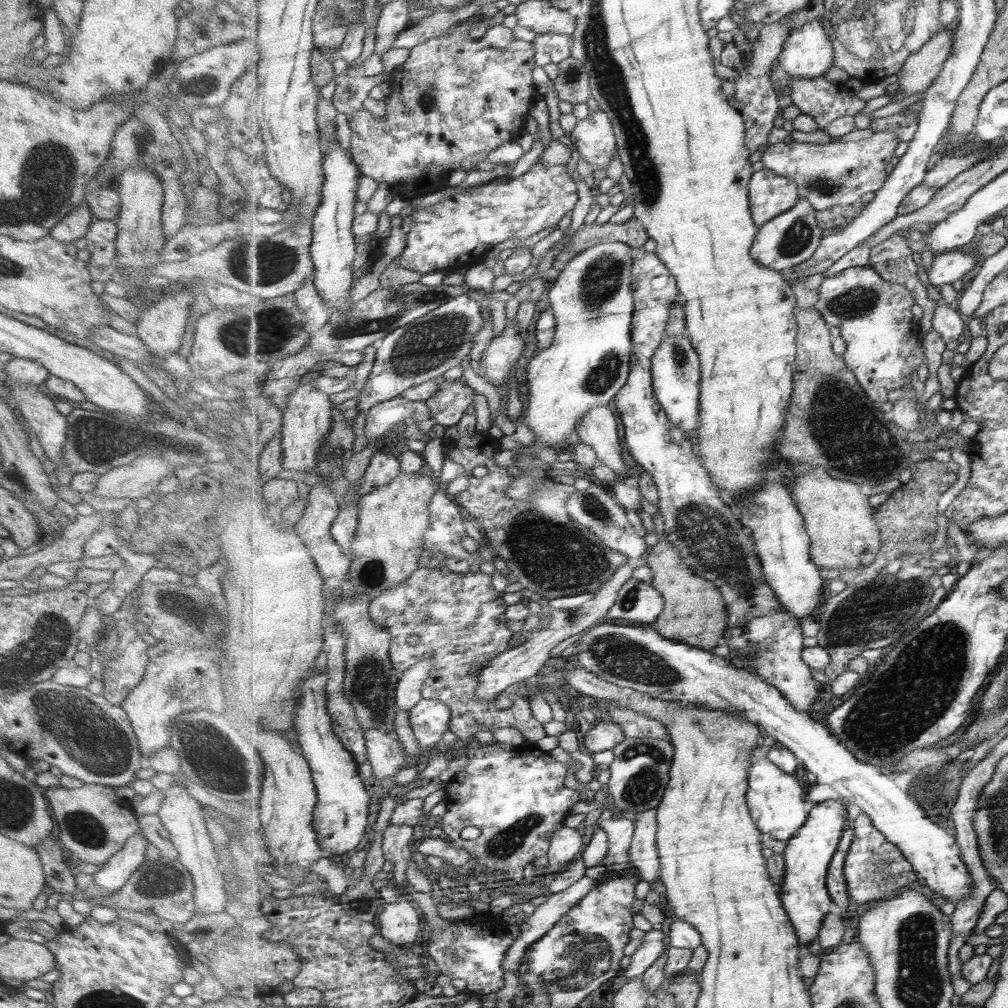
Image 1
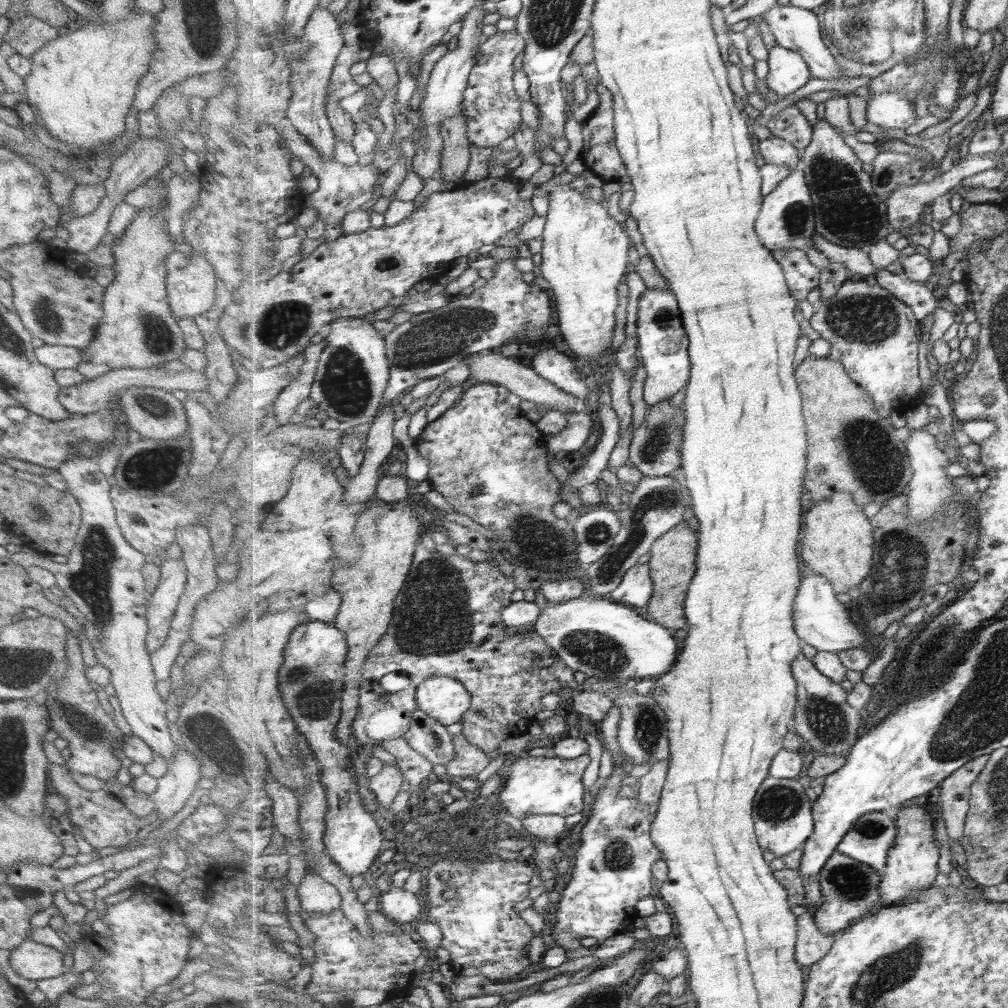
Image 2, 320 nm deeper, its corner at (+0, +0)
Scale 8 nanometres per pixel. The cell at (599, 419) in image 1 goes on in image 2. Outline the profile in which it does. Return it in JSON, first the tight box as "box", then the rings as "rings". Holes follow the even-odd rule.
{"box":[467,350,587,413],"rings":[[[496,350],[478,352],[467,356],[467,365],[470,368],[470,376],[467,383],[491,383],[499,386],[505,386],[510,392],[518,394],[522,400],[532,401],[537,404],[545,404],[549,409],[557,409],[567,413],[587,412],[587,404],[584,404],[582,398],[577,398],[564,390],[561,390],[556,384],[549,382],[541,377],[532,366],[525,366],[521,362],[502,356]]]}

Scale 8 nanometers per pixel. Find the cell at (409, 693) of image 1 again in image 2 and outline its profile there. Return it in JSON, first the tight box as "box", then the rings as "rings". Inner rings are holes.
{"box":[404,709,457,766],"rings":[[[420,709],[410,714],[410,721],[411,729],[404,738],[416,752],[423,754],[433,765],[446,766],[457,760],[454,736],[443,724]]]}

